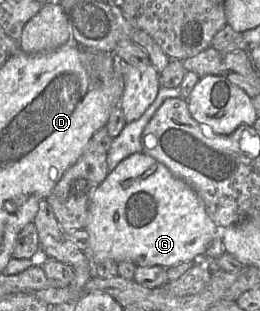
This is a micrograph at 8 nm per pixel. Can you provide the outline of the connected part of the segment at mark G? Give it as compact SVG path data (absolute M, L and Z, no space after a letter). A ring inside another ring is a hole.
M135 153L122 160L108 174L90 197L88 223L85 227L89 234L89 245L83 250L87 263L74 267L74 279L69 286L84 288L85 284L96 277L96 264L113 260L116 263L131 262L136 266L163 266L170 268L194 261L205 252L218 234L218 227L209 217L205 206L196 191L185 181L176 177L162 163L145 153Z

